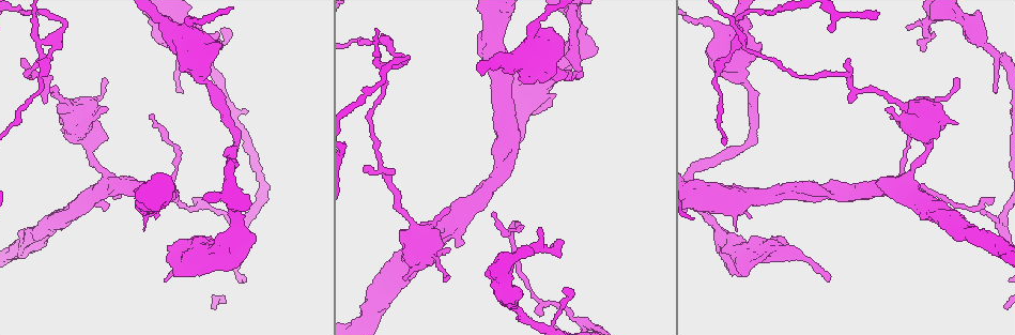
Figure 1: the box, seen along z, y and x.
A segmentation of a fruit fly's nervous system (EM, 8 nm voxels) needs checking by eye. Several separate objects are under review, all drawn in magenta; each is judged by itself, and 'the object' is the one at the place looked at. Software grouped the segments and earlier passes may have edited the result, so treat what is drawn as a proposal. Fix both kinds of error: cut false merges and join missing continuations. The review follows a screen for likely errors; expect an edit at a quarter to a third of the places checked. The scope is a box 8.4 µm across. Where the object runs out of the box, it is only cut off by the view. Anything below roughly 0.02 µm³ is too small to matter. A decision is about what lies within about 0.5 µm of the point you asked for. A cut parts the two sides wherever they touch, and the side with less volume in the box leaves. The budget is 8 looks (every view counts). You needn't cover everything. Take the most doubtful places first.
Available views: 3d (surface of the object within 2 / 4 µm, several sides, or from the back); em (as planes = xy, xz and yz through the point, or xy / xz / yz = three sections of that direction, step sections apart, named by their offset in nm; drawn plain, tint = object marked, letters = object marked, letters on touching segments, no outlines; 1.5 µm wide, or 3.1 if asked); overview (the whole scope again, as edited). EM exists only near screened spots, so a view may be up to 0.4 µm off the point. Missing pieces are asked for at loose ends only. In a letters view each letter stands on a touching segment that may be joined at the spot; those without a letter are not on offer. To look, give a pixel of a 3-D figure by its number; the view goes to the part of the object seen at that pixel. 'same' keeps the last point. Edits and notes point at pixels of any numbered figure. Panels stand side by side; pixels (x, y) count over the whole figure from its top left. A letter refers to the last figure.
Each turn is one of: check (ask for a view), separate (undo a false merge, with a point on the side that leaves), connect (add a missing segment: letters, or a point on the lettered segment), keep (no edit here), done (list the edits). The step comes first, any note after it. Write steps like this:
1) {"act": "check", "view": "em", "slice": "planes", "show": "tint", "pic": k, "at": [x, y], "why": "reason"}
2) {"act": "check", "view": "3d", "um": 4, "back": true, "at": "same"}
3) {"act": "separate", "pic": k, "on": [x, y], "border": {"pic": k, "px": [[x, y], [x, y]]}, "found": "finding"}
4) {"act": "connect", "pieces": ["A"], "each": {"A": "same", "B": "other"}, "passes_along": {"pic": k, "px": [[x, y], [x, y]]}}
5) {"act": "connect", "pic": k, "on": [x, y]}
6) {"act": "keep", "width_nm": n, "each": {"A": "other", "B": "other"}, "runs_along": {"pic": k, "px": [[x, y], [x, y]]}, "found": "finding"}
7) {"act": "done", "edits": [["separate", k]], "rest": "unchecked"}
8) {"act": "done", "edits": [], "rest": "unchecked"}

{"act": "check", "view": "3d", "um": 4, "pic": 1, "at": [106, 138]}

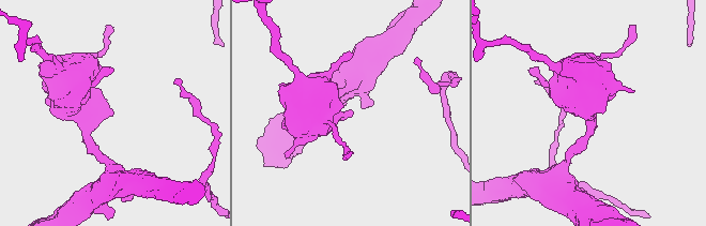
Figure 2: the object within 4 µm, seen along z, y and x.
{"act": "check", "view": "em", "slice": "yz", "step": 4, "show": "tint", "pic": 2, "at": [106, 116]}

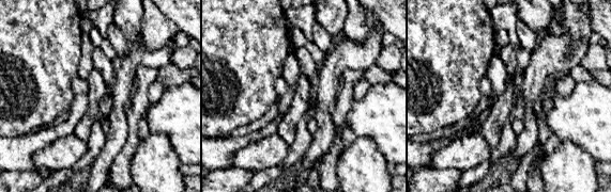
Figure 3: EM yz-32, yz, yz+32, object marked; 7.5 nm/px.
{"act": "check", "view": "em", "slice": "planes", "show": "letters", "at": "same"}

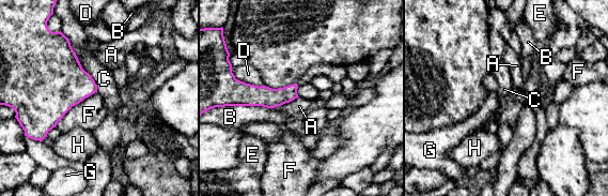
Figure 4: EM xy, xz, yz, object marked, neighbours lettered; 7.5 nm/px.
{"act": "keep", "width_nm": 140, "longest_contact_nm": ["B", 440], "each": {"A": "other", "B": "other", "C": "other", "D": "other", "E": "other", "F": "other", "G": "other", "H": "other"}, "found": "none of them fits"}

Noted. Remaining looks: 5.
{"act": "check", "view": "3d", "um": 2, "pic": 1, "at": [741, 42], "why": "narrows sharply"}

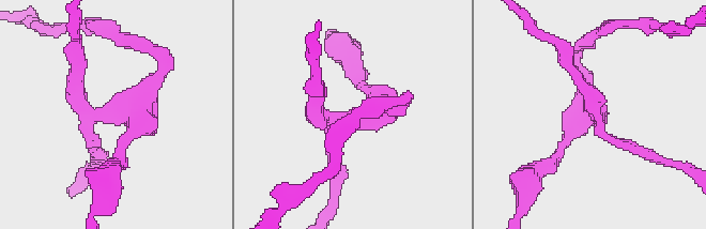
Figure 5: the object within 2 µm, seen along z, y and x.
{"act": "check", "view": "em", "slice": "planes", "show": "letters", "pic": 5, "at": [590, 105], "arms": 4, "why": "now the EM"}

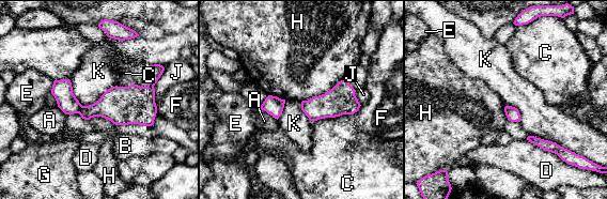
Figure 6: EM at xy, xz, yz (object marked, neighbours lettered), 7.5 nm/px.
{"act": "separate", "pic": 6, "on": [113, 105], "longest_contact_nm": ["H", 380], "each": {"A": "other", "B": "other", "C": "other", "D": "other", "E": "other", "F": "other", "G": "other", "H": "other", "J": "other", "K": "other"}, "border": {"pic": 6, "px": [[82, 106], [77, 112]]}, "found": "two neurons meet here"}

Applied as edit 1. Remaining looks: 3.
{"act": "check", "view": "em", "slice": "xz", "step": 8, "show": "tint", "pic": 1, "at": [828, 280], "why": "free end"}

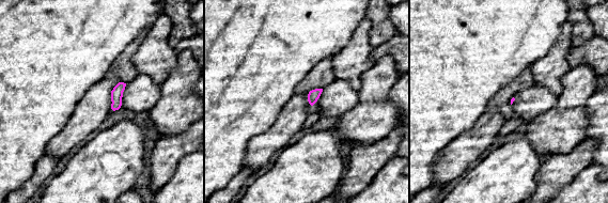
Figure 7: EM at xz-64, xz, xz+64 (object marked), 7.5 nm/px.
{"act": "check", "view": "em", "slice": "planes", "show": "letters", "at": "same", "why": "cut it another way"}

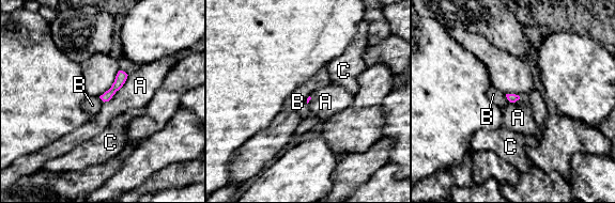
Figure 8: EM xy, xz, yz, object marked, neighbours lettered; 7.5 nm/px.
{"act": "keep", "each": {"A": "other", "B": "other", "C": "other"}, "border": {"pic": 8, "px": [[128, 75], [125, 82], [104, 103]]}, "found": "none of them fits"}

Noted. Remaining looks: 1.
{"act": "done", "edits": [["separate", 6]], "rest": "unchecked"}

